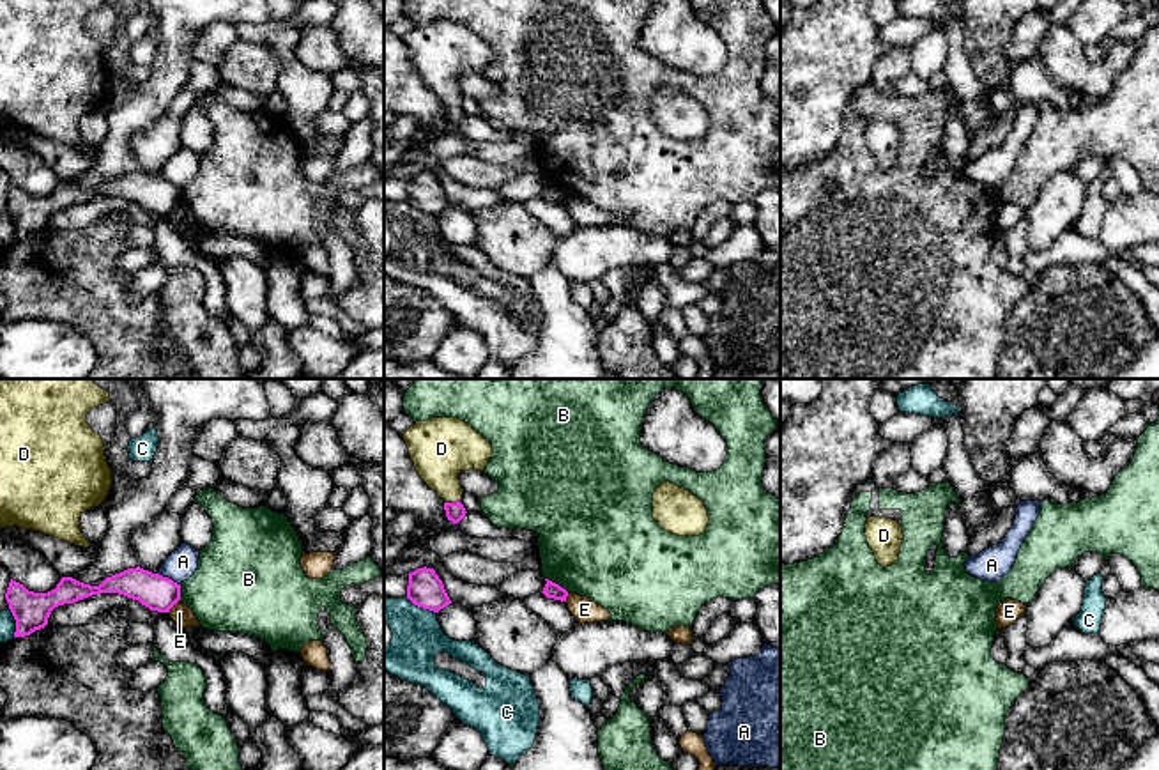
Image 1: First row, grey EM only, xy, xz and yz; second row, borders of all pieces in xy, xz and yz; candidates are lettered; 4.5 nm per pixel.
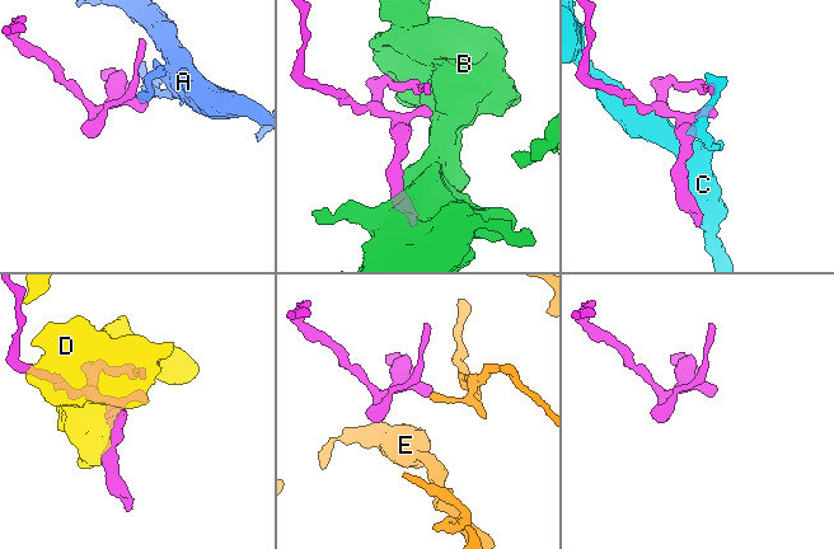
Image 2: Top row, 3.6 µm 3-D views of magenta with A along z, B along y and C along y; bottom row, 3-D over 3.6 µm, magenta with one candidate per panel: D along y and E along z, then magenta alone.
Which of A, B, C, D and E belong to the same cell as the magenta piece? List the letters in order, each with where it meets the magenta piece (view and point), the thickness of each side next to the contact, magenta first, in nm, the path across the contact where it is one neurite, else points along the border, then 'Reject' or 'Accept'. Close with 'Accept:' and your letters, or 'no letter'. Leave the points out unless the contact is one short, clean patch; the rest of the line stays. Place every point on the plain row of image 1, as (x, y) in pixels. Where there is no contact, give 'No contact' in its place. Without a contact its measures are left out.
A: Touches magenta at xy (167, 181). Thickness 160 nm (magenta) against 140 nm. Boundary: xy (158, 176), (179, 188). Reject
B: Touches magenta at xz (558, 188). Thickness 70 nm (magenta) against 500 nm. Reject
C: Touches magenta at xz (422, 209). Thickness 160 nm (magenta) against 220 nm. Reject
D: Touches magenta at xz (452, 107). Thickness 90 nm (magenta) against 260 nm. Reject
E: Touches magenta at xy (174, 207). Thickness 160 nm (magenta) against 90 nm. Boundary: xy (179, 202), (168, 216). Reject
Accept: no letter

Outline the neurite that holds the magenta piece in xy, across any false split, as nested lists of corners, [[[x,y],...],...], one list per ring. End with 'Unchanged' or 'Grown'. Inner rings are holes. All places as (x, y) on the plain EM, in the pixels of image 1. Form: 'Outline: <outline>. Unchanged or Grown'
Outline: [[[140,170],[106,181],[99,189],[62,181],[57,191],[48,196],[28,195],[23,188],[11,182],[5,204],[16,223],[14,241],[25,241],[44,232],[55,211],[99,196],[119,196],[138,204],[150,214],[170,216],[180,204],[180,188]]]. Unchanged

